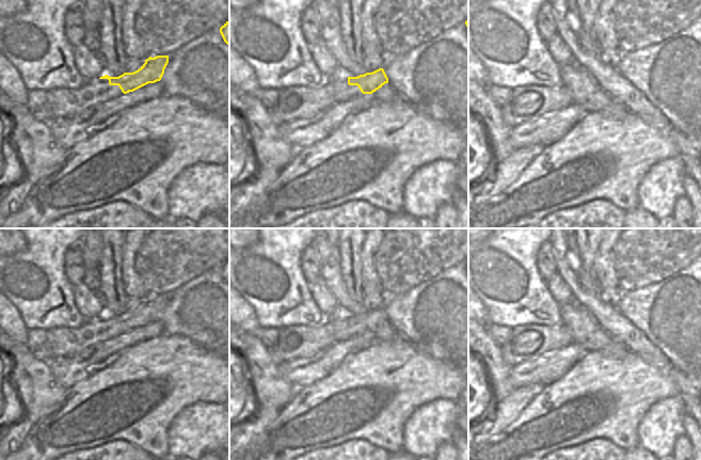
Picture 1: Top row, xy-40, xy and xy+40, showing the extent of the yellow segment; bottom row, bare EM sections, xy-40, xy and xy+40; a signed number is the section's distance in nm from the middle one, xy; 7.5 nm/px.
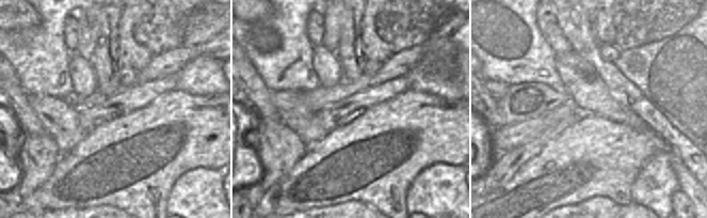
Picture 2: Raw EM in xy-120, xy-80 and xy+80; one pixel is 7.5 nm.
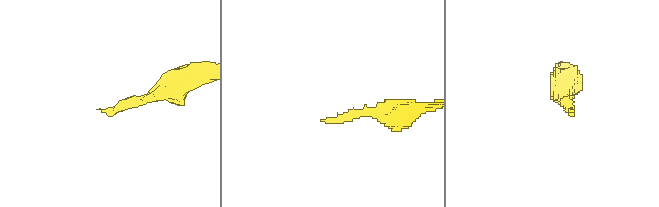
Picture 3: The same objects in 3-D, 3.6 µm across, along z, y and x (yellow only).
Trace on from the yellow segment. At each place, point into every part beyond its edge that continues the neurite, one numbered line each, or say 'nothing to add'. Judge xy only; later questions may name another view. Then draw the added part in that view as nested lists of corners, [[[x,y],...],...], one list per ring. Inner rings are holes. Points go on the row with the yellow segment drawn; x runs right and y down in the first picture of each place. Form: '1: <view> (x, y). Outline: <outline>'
1: xy (298, 102). Outline: [[[340,69],[326,77],[319,88],[283,88],[278,90],[277,101],[269,109],[269,114],[276,124],[285,124],[310,117],[336,102],[362,95],[357,85],[348,84],[348,77]]]

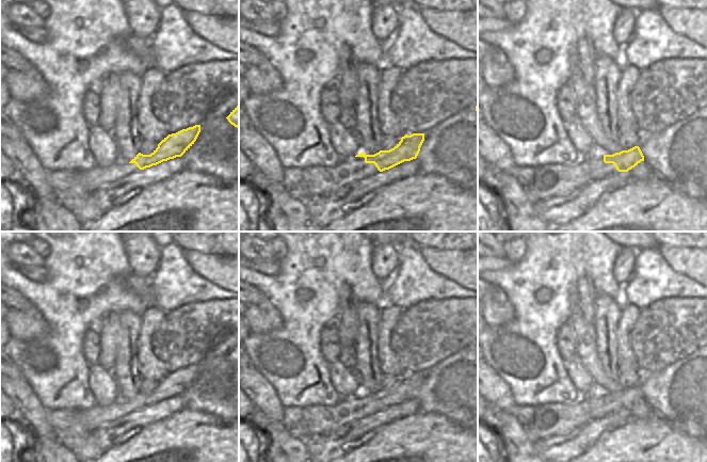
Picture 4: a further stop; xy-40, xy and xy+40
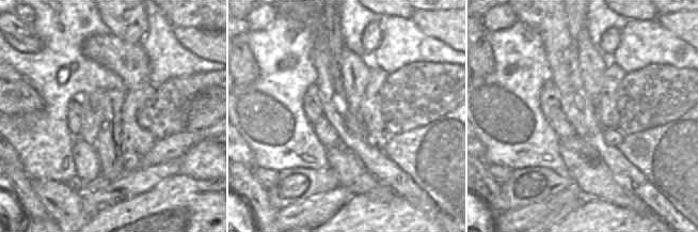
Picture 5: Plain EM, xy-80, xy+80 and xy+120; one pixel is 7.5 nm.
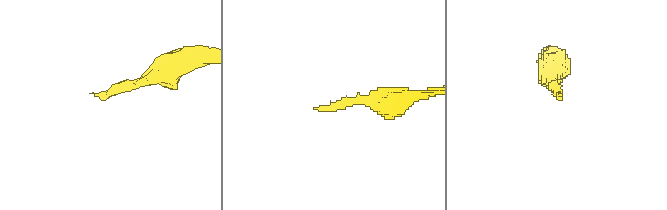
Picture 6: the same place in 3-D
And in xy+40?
1: xy+40 (553, 180). Outline: [[[596,147],[582,155],[575,165],[539,165],[534,168],[533,179],[525,187],[525,192],[532,202],[541,202],[566,195],[592,180],[617,173],[613,163],[604,162],[604,155]]]

